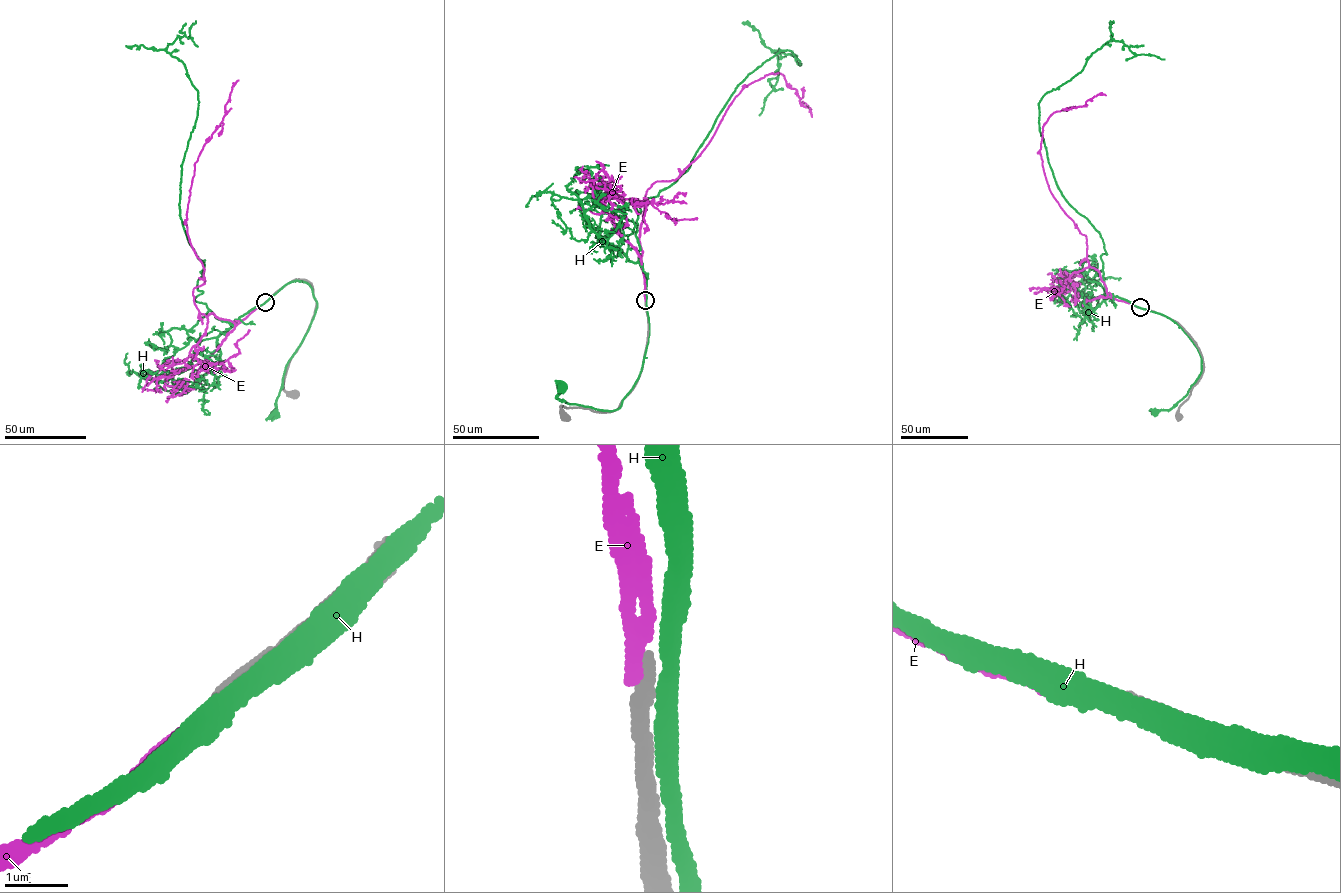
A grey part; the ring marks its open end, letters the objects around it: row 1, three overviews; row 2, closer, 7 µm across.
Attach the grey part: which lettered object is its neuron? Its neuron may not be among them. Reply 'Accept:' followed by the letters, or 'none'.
Accept: E

